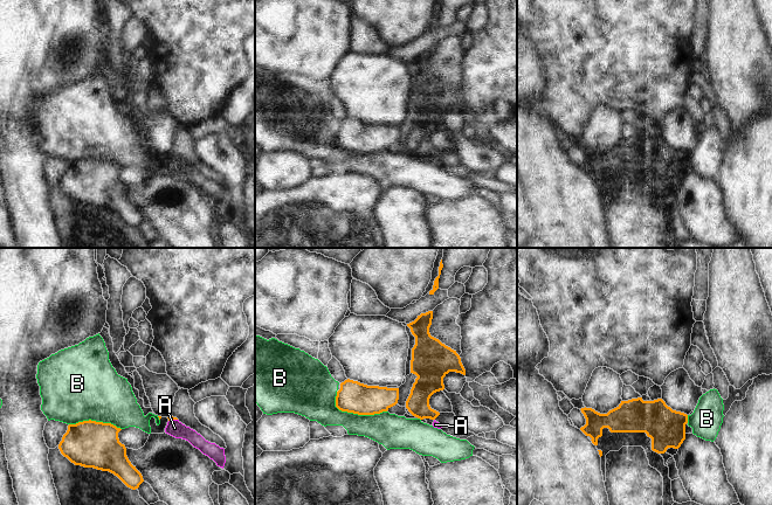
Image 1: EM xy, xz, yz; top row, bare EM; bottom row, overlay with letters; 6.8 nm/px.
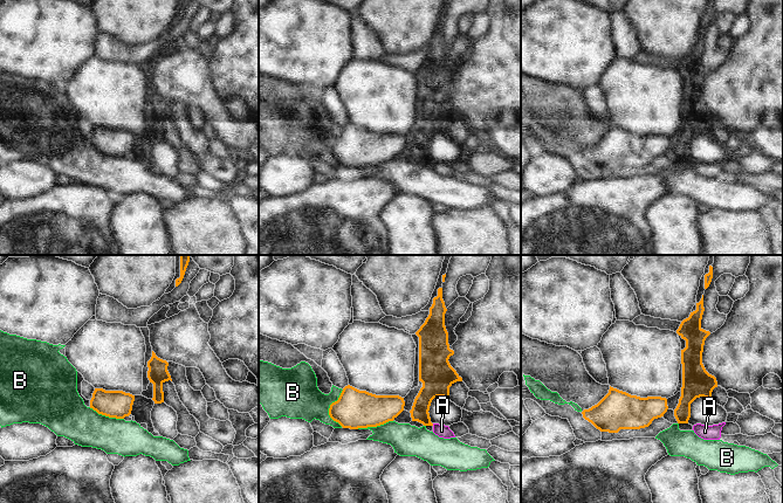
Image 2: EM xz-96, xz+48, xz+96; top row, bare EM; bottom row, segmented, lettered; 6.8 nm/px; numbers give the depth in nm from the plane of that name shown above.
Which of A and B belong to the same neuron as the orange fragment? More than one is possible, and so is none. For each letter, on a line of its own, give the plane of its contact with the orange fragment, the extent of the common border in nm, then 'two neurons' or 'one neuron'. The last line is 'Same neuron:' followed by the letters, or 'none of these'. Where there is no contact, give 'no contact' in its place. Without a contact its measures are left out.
A: contact in xy; length 70 nm; two neurons
B: contact in xz; length 380 nm; two neurons
Same neuron: none of these

